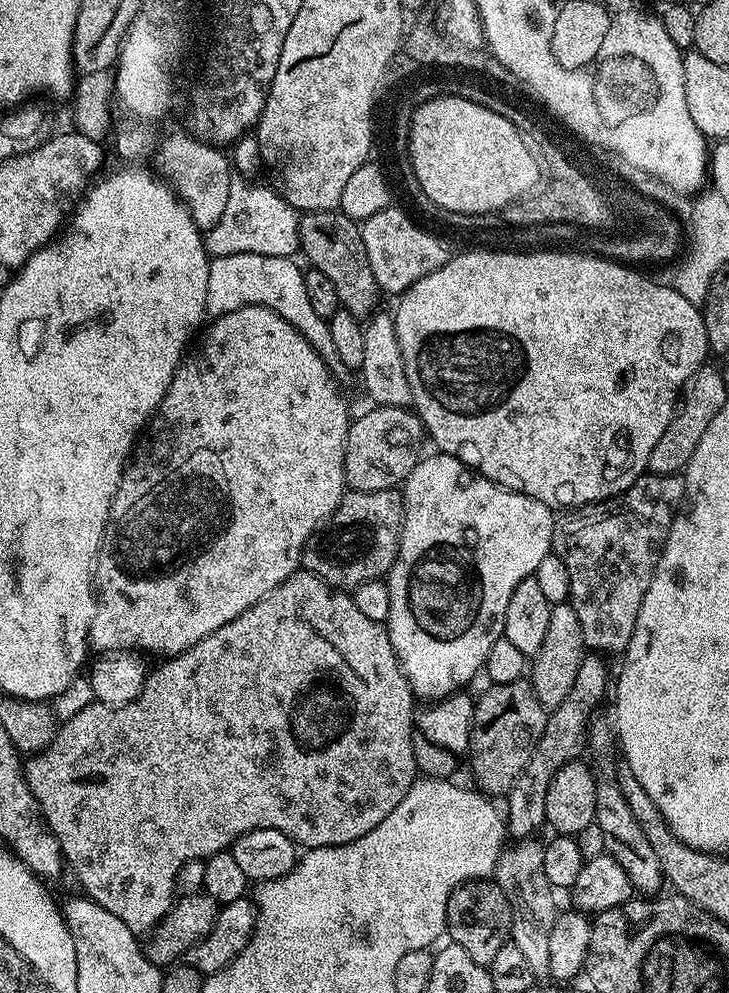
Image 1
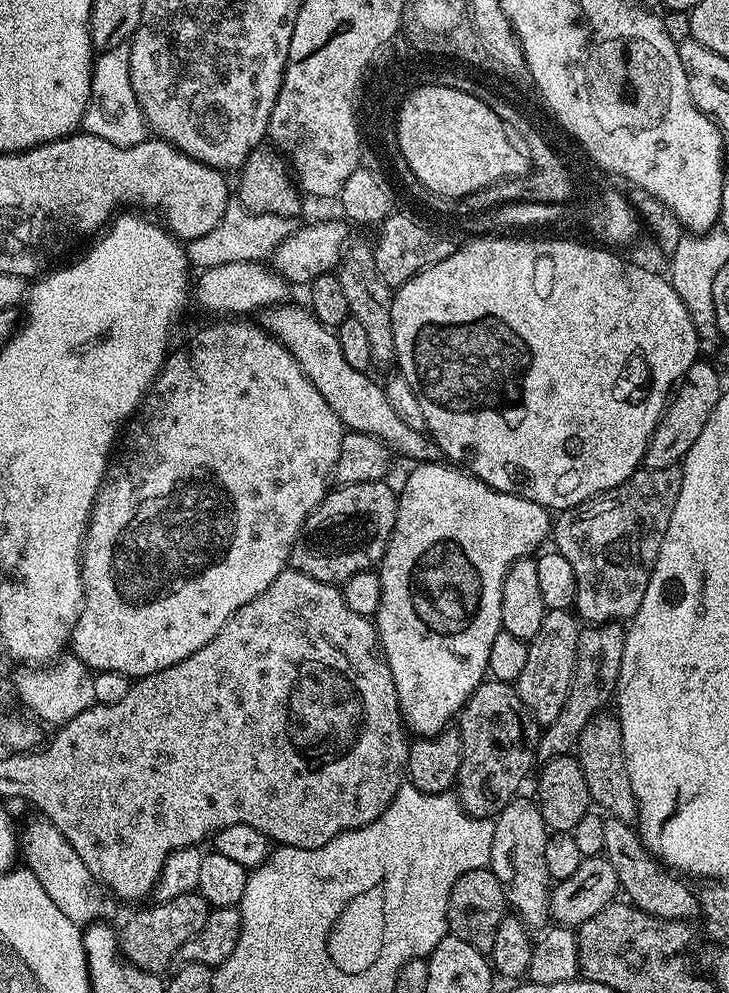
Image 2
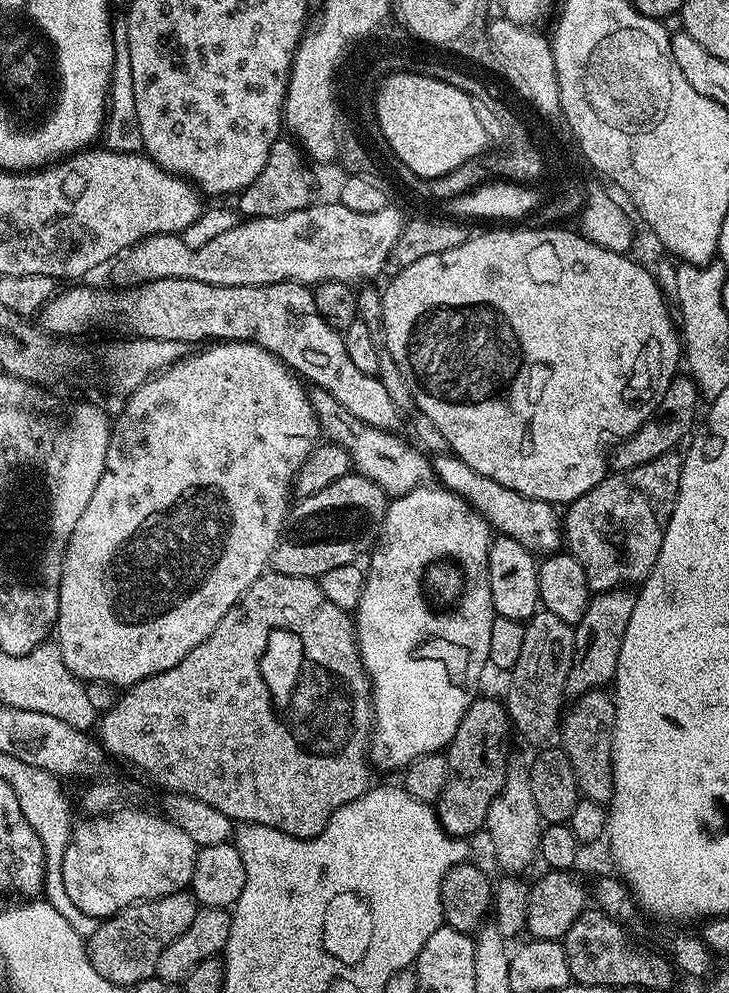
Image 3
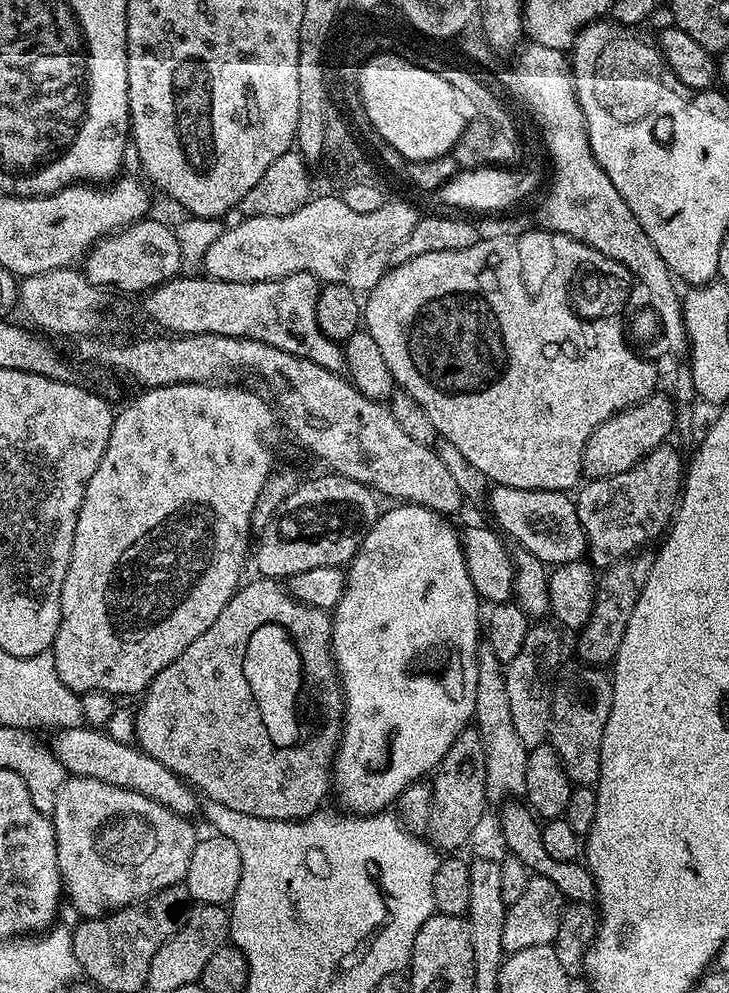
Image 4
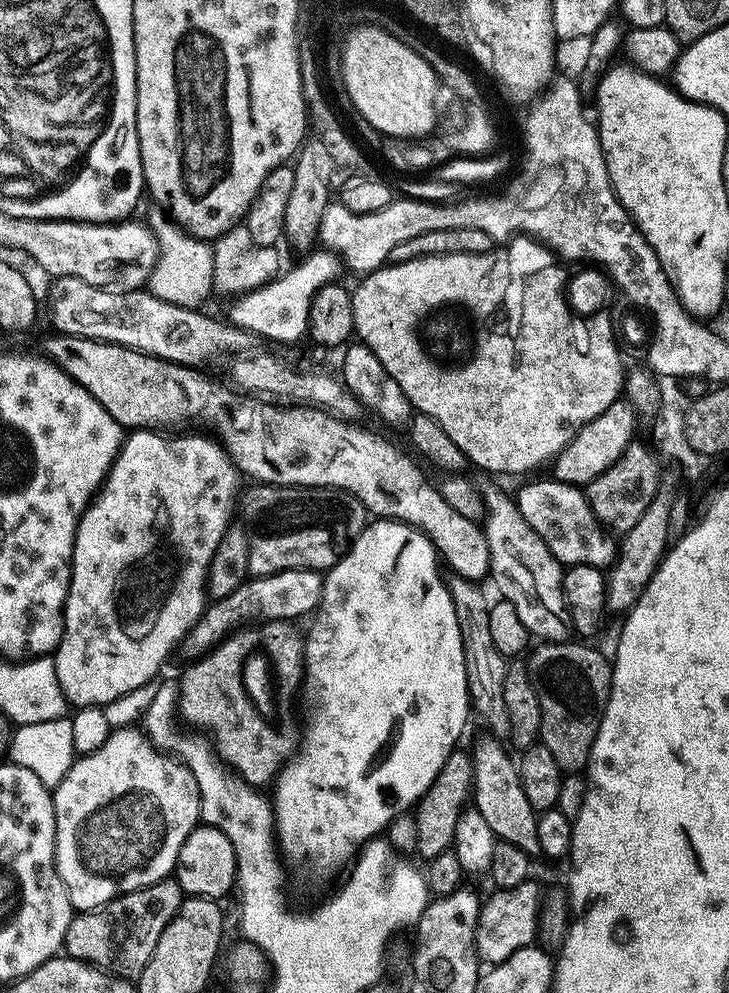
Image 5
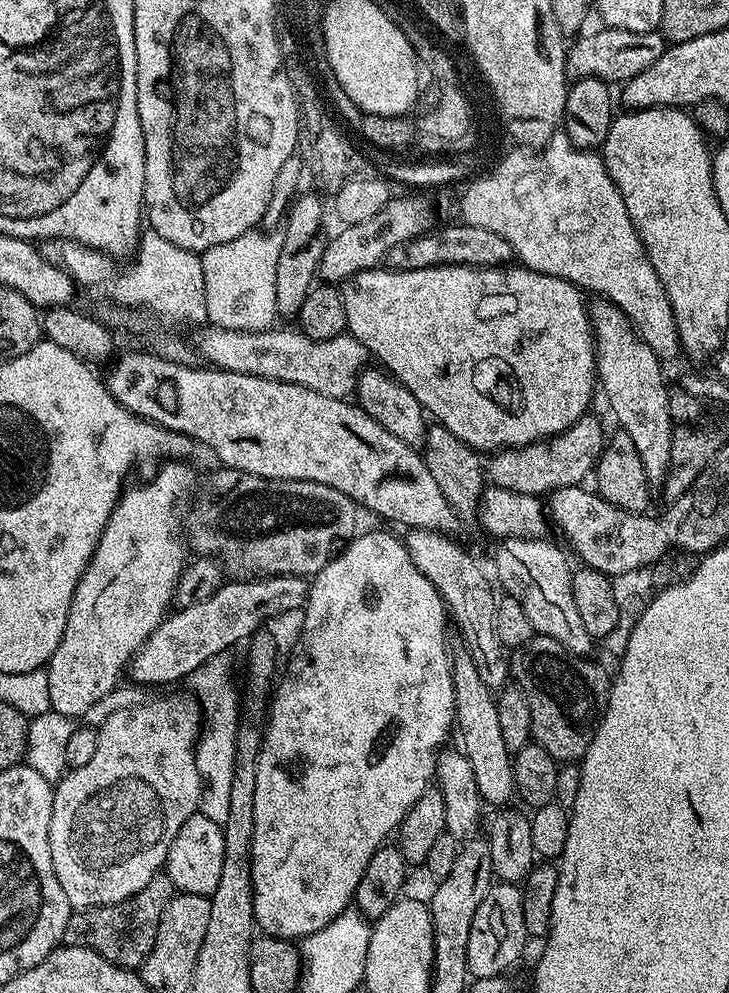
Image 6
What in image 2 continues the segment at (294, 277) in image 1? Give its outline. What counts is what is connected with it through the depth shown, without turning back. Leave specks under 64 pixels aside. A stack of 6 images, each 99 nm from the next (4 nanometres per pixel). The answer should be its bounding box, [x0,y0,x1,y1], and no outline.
[194,260,290,314]

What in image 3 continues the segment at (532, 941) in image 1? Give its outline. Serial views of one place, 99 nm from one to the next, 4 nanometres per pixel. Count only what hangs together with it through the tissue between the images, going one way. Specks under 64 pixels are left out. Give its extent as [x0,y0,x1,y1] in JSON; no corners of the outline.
[486,758,542,874]

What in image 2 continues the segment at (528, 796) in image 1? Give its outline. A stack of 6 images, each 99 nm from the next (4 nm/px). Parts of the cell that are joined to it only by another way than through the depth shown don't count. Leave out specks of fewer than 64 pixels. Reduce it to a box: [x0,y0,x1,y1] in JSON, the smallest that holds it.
[536,622,625,761]

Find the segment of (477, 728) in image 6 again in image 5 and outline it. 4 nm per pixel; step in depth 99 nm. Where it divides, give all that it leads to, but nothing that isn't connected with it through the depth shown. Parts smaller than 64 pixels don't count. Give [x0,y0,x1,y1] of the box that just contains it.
[470,734,540,858]

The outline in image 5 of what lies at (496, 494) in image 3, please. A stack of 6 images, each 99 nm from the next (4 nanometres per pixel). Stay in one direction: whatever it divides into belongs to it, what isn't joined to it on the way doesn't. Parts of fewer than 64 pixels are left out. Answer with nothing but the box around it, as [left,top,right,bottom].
[514,478,618,569]

